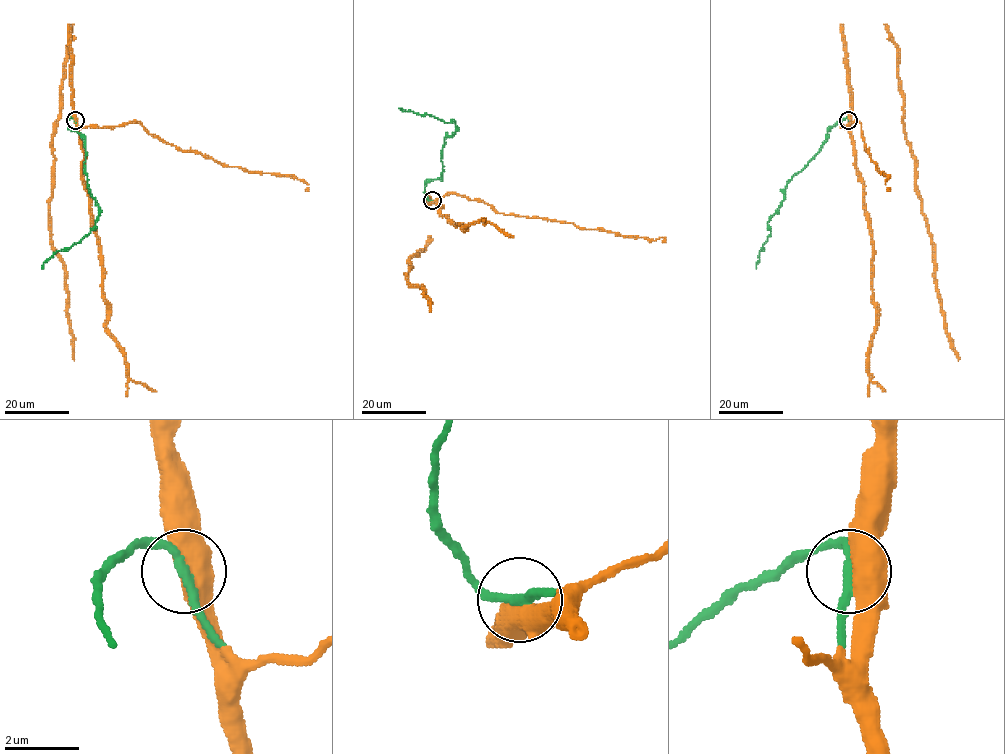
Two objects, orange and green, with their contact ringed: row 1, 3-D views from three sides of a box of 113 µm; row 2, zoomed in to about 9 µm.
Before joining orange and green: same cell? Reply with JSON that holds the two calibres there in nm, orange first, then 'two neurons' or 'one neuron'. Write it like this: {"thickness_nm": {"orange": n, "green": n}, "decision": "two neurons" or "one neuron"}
{"thickness_nm": {"orange": 550, "green": 240}, "decision": "one neuron"}

